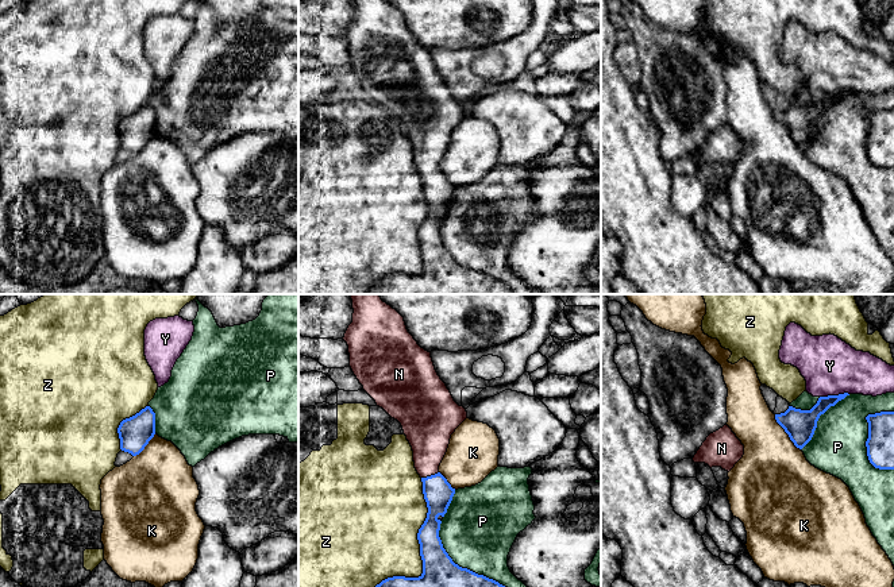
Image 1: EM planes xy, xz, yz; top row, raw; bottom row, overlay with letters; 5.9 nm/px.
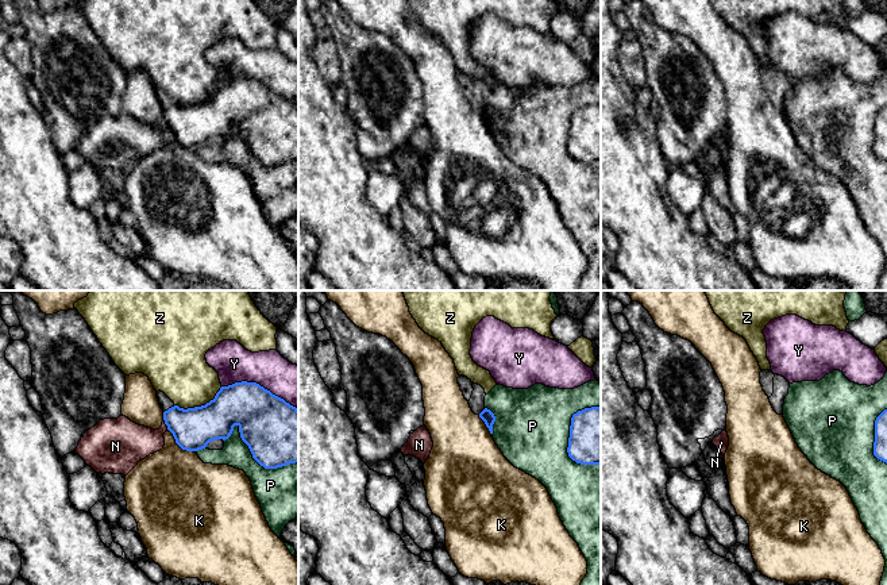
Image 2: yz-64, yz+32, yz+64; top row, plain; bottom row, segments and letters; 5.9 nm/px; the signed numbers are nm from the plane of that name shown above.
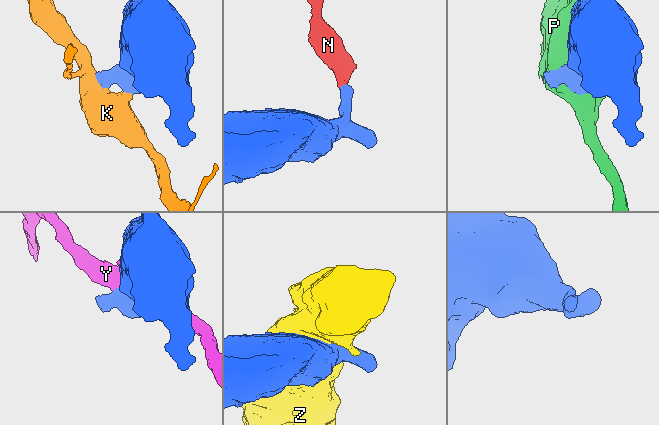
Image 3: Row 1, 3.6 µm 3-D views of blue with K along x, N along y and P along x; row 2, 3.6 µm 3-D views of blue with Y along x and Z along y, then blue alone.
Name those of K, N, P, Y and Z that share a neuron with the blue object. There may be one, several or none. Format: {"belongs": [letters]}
{"belongs": ["N"]}

